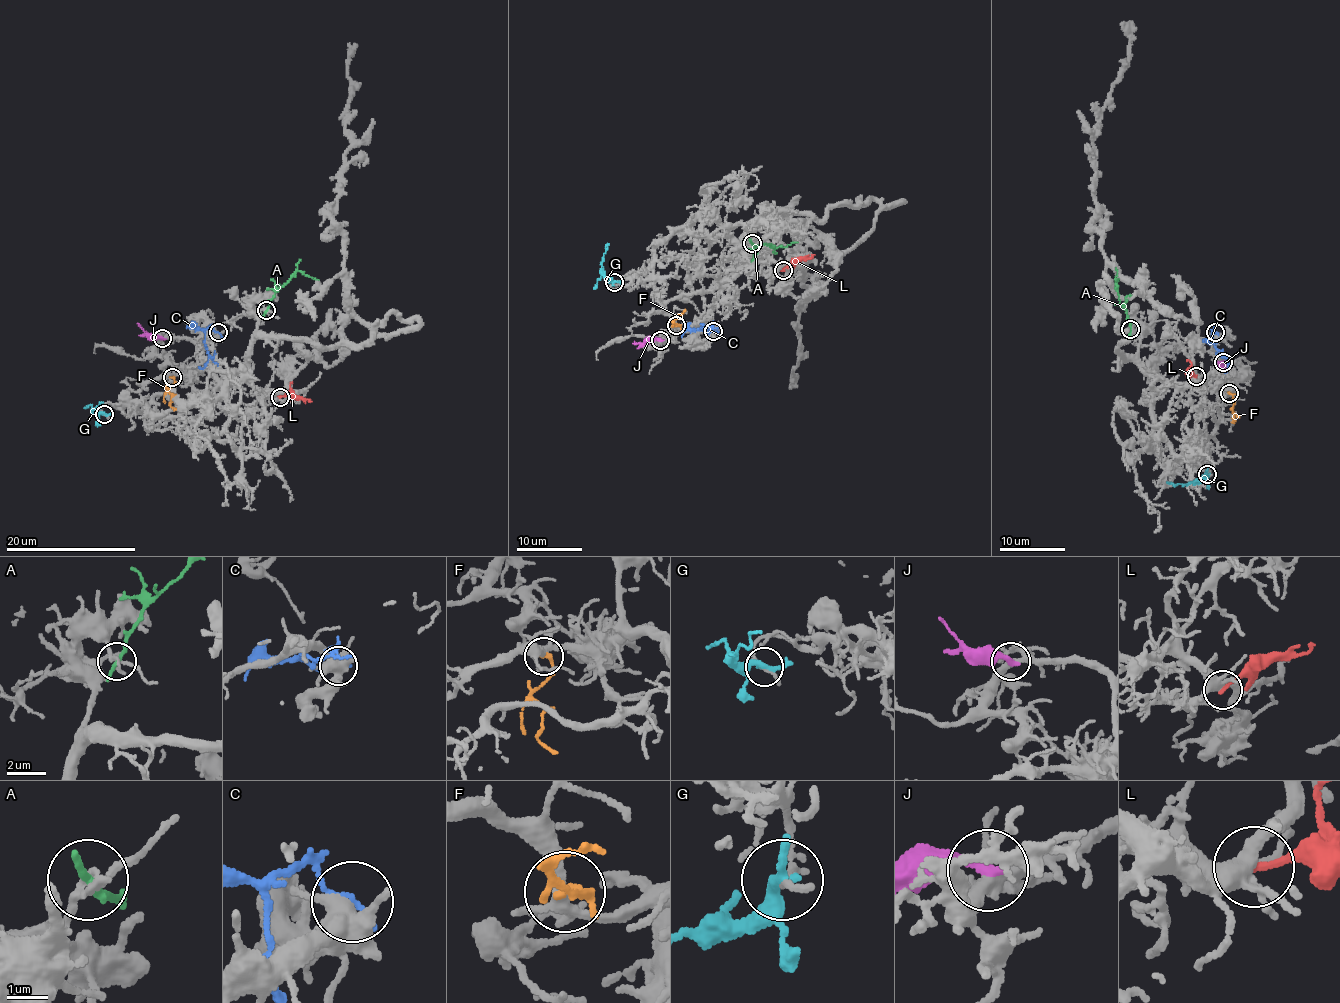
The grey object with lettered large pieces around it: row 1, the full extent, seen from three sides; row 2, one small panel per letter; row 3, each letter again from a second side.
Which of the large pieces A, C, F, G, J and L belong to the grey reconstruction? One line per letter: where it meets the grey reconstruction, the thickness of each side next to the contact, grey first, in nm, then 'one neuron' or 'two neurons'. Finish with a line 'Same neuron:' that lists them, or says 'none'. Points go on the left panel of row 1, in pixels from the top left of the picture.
A: contact (266, 310); calibres 200 and 150 nm; two neurons
C: contact (218, 332); calibres 440 and 140 nm; two neurons
F: contact (172, 377); calibres 240 and 130 nm; one neuron
G: contact (104, 414); calibres 140 and 280 nm; two neurons
J: contact (162, 338); calibres 280 and 300 nm; two neurons
L: contact (280, 397); calibres 380 and 180 nm; two neurons
Same neuron: F

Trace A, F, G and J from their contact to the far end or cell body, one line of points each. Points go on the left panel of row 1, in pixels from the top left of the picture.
A: (266, 310), (273, 296), (297, 270), (318, 279)
F: (171, 377), (174, 384), (167, 392), (171, 395), (170, 407), (176, 409)
G: (104, 414), (95, 414), (93, 409), (103, 402)
J: (162, 338), (151, 337), (137, 323)

